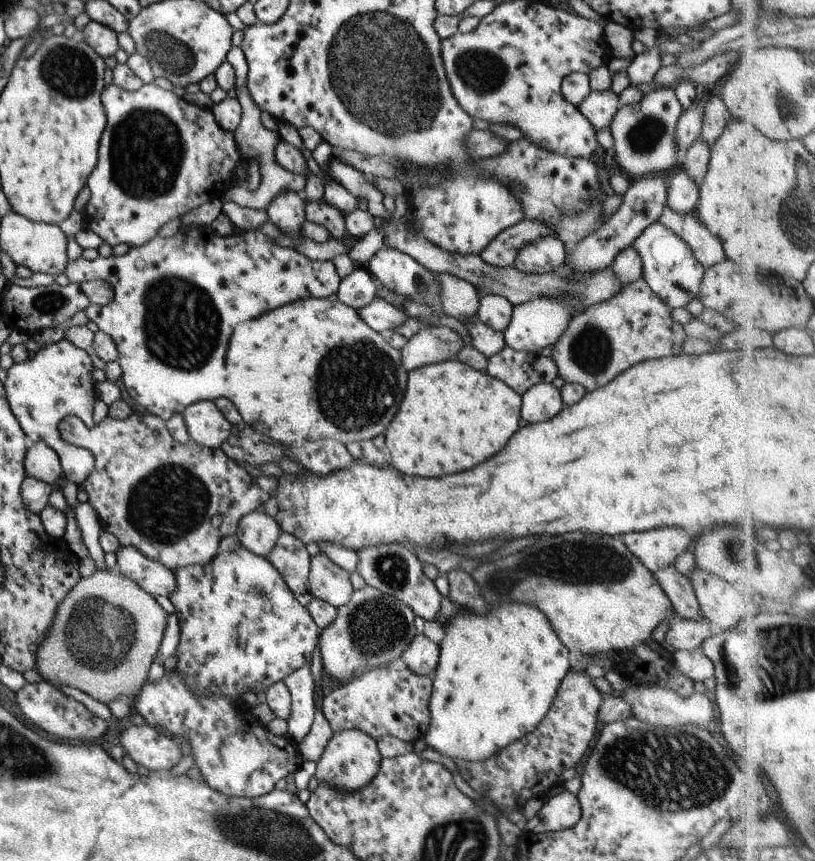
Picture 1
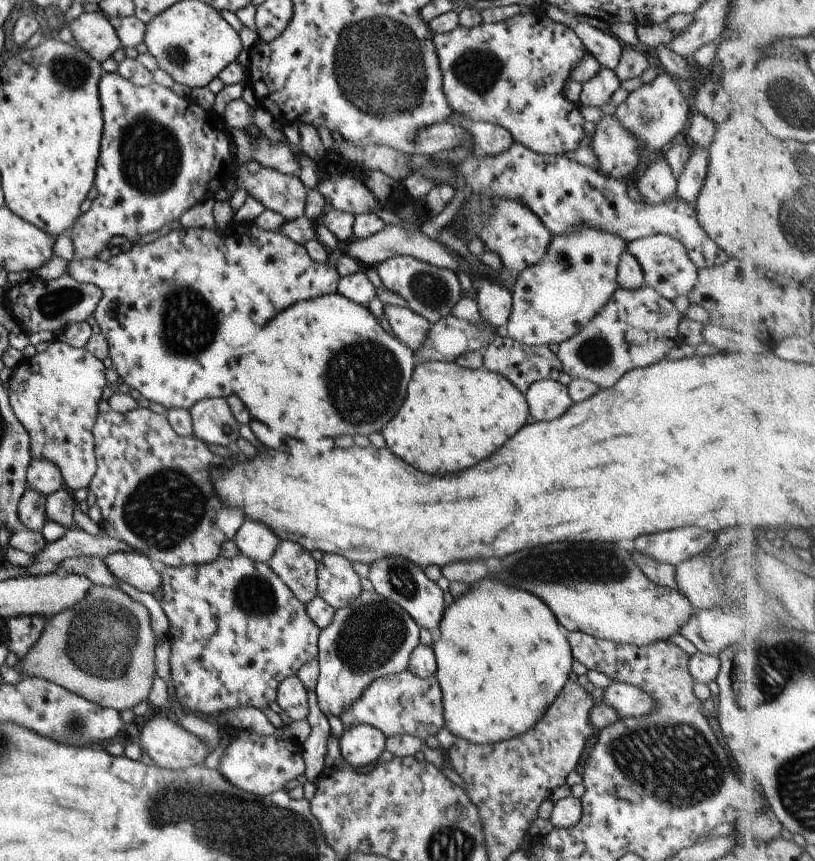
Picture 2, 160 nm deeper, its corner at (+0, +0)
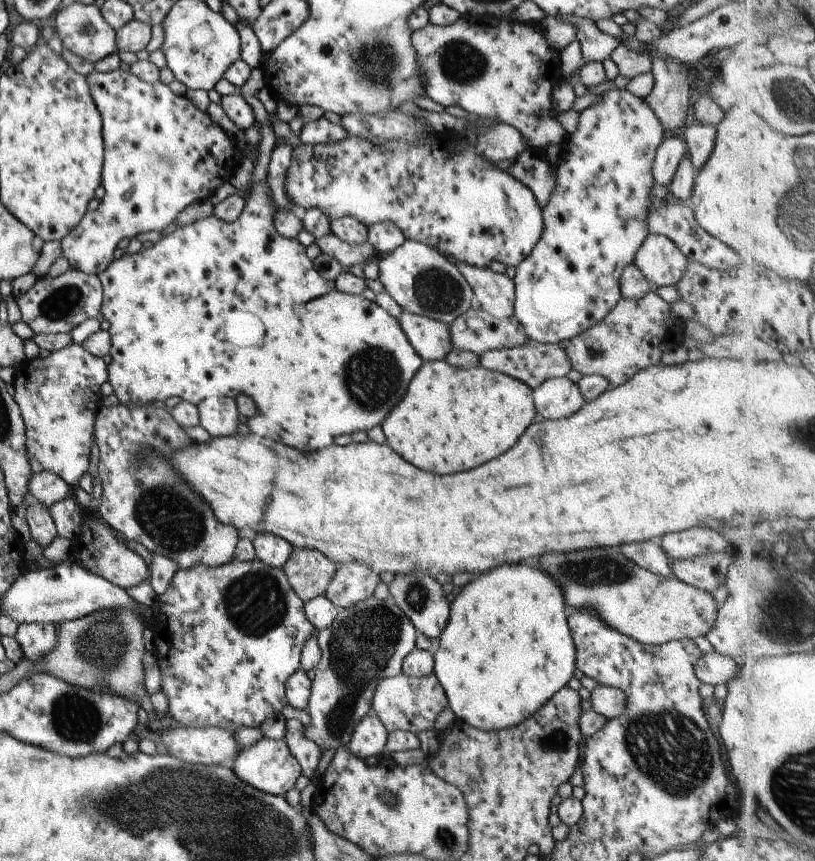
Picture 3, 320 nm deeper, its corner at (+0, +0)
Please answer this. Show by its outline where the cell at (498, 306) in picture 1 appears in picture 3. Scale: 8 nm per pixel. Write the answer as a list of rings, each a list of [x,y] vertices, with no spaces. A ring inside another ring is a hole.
[[[437,250],[447,262],[459,270],[463,280],[473,292],[475,306],[493,318],[503,319],[513,315],[513,280],[505,274],[486,268],[474,268]]]

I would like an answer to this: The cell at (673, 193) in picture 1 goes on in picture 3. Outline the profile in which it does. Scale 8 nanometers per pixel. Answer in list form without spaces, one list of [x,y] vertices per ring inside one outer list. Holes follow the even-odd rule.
[[[693,120],[692,124],[683,128],[681,134],[688,160],[691,162],[694,172],[699,172],[711,155],[714,146],[715,126],[699,124]]]

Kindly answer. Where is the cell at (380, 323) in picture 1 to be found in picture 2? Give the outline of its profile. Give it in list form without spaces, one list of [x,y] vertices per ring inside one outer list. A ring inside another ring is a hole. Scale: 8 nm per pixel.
[[[383,305],[382,312],[389,321],[394,336],[404,346],[408,346],[412,351],[417,351],[430,329],[428,320],[415,314],[409,307]]]

